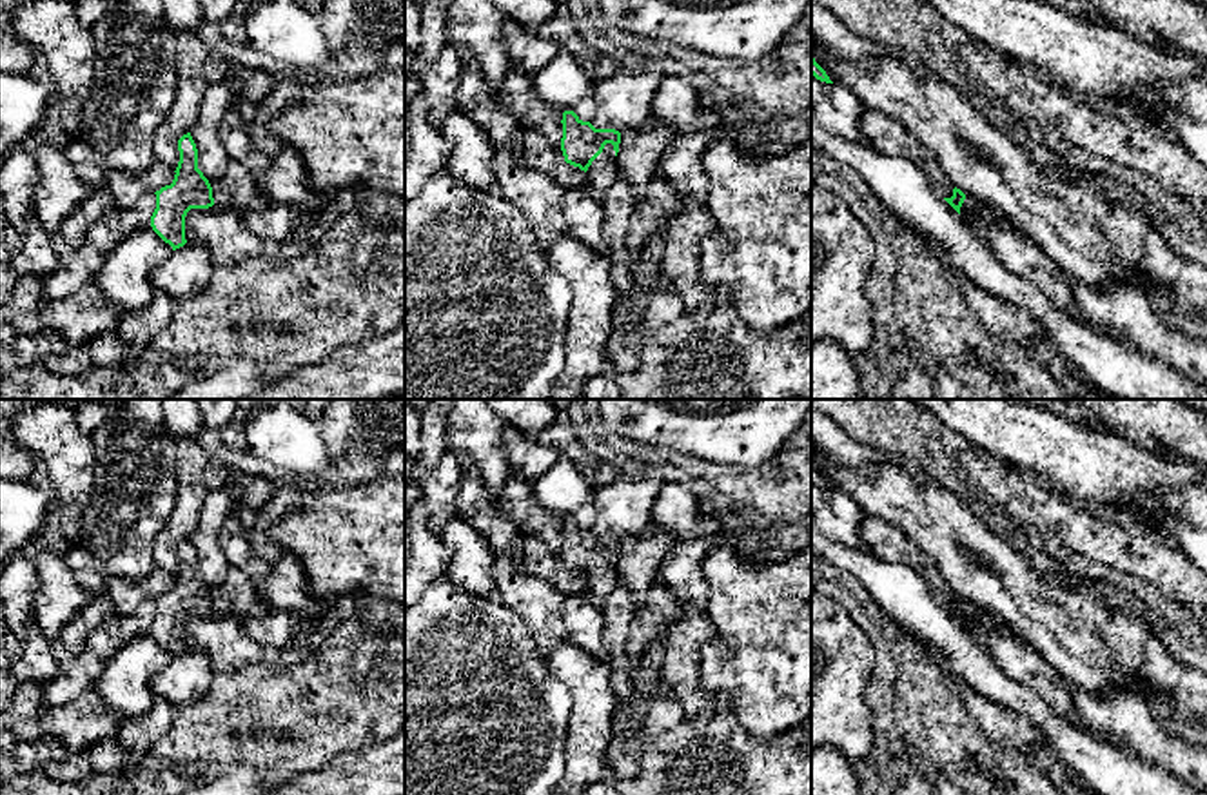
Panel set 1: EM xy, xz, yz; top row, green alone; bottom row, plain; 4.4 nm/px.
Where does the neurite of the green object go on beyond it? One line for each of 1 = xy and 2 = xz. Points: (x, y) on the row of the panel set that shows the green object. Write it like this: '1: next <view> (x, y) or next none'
1: next none
2: next xz (603, 171)

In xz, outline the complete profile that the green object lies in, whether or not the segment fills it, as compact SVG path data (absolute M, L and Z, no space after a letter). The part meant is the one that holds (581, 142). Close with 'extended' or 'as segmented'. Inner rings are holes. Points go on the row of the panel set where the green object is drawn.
M564 111L561 123L564 162L586 172L590 194L601 203L619 174L617 152L621 132L615 129L595 129L574 111Z; extended

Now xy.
M191 132L178 140L180 162L171 185L156 191L156 209L151 216L152 231L172 247L183 247L185 216L191 209L209 209L214 205L212 187L198 169L198 149Z; as segmented

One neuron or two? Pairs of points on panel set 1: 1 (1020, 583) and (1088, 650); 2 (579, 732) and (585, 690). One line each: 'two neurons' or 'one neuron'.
1: one neuron
2: one neuron

